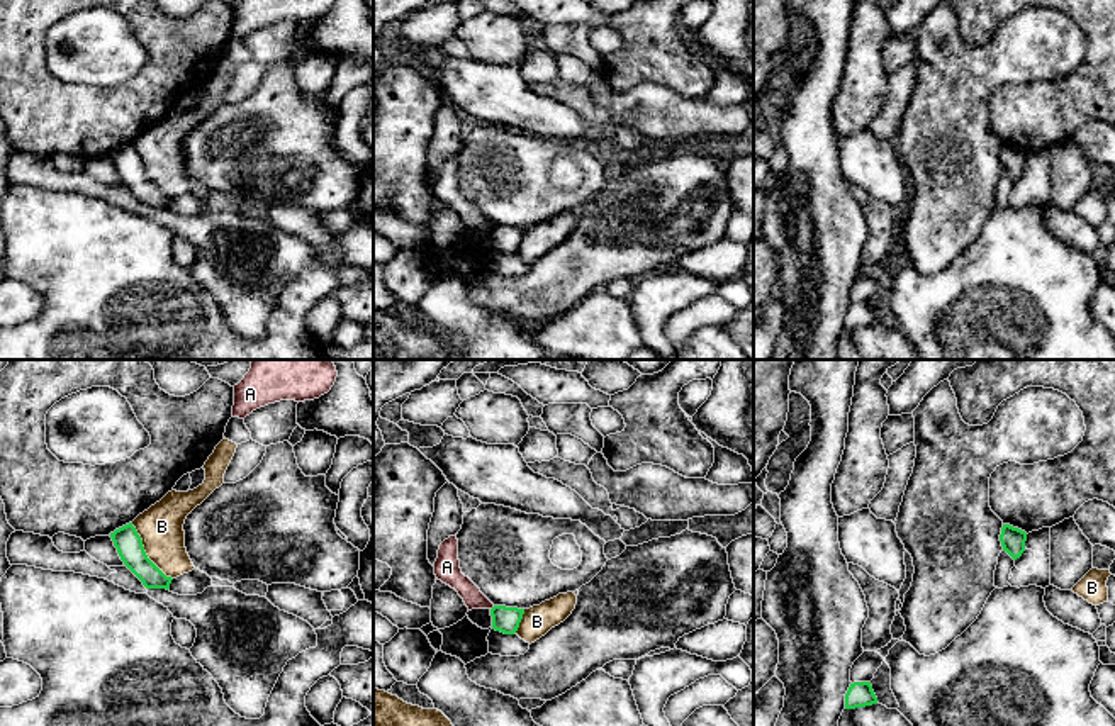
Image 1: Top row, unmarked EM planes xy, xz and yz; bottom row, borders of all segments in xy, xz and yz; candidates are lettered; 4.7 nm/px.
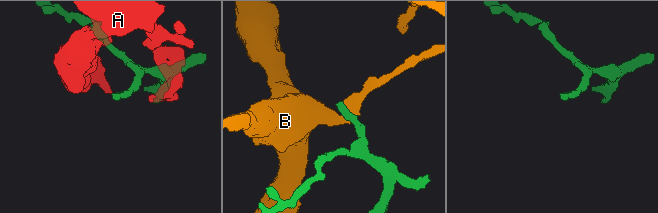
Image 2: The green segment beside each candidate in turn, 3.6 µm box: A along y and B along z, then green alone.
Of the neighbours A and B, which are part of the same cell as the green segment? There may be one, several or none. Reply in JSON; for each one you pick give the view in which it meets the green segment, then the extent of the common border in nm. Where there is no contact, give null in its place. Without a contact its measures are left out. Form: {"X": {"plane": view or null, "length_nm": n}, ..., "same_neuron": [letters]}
{"same_neuron": []}

